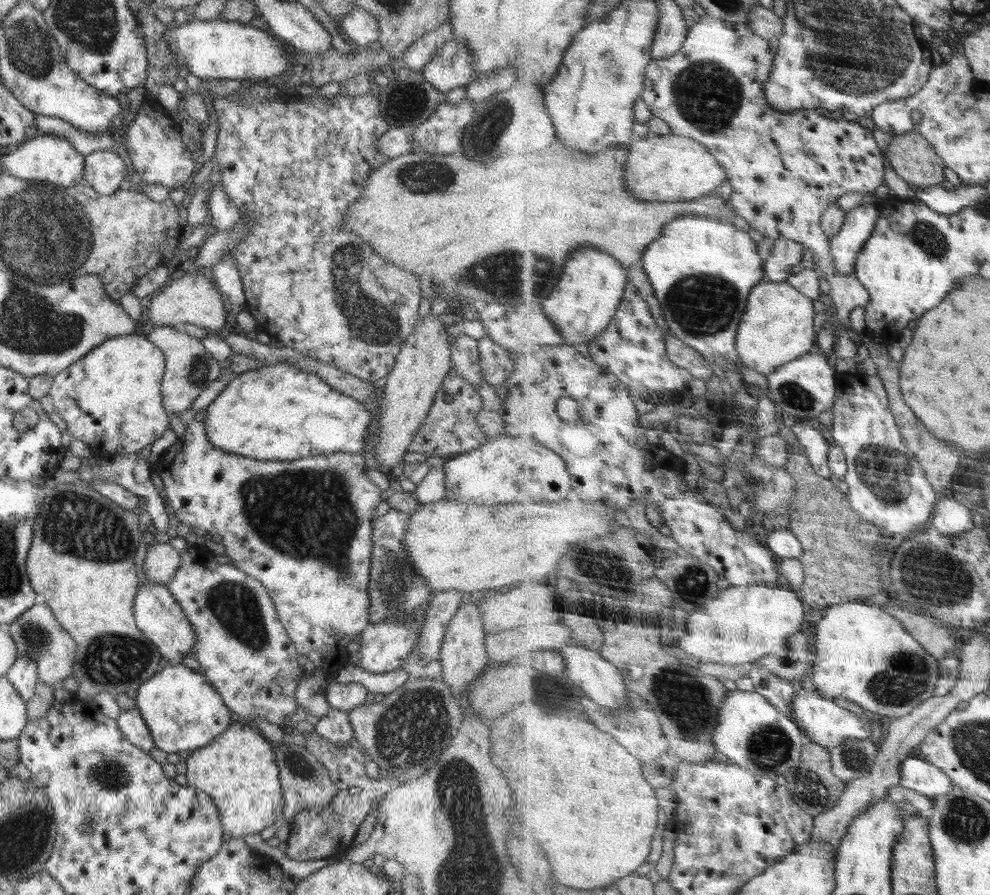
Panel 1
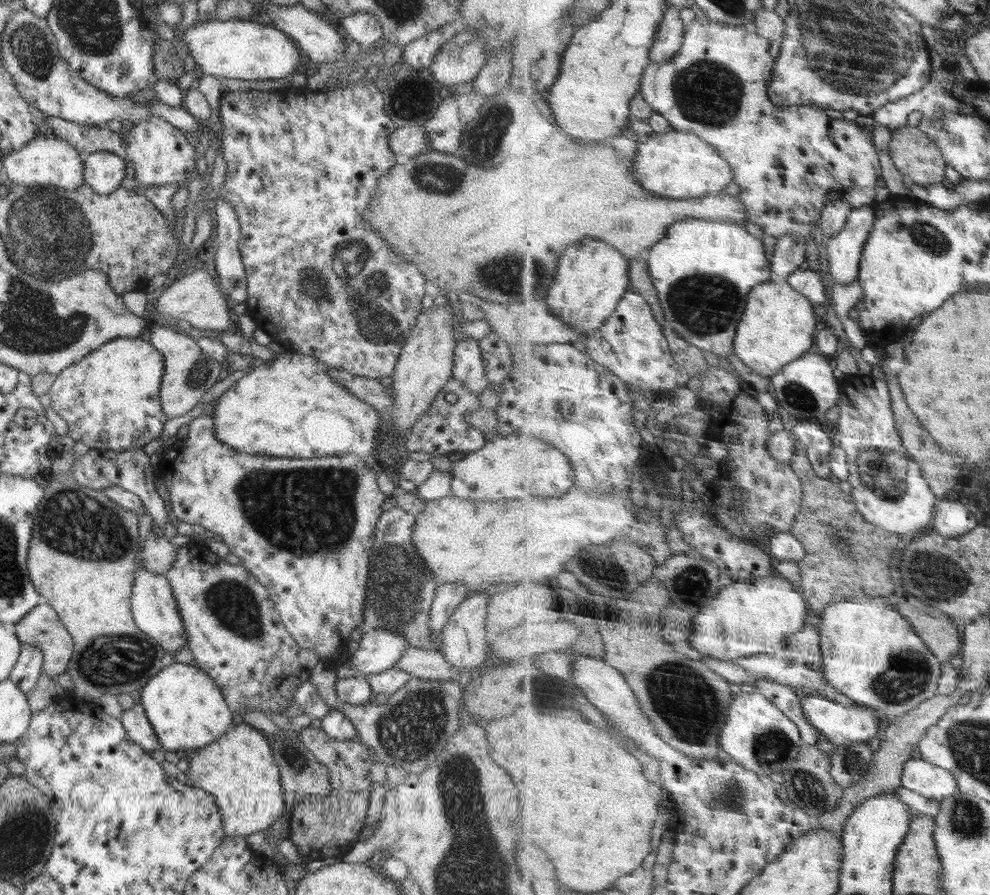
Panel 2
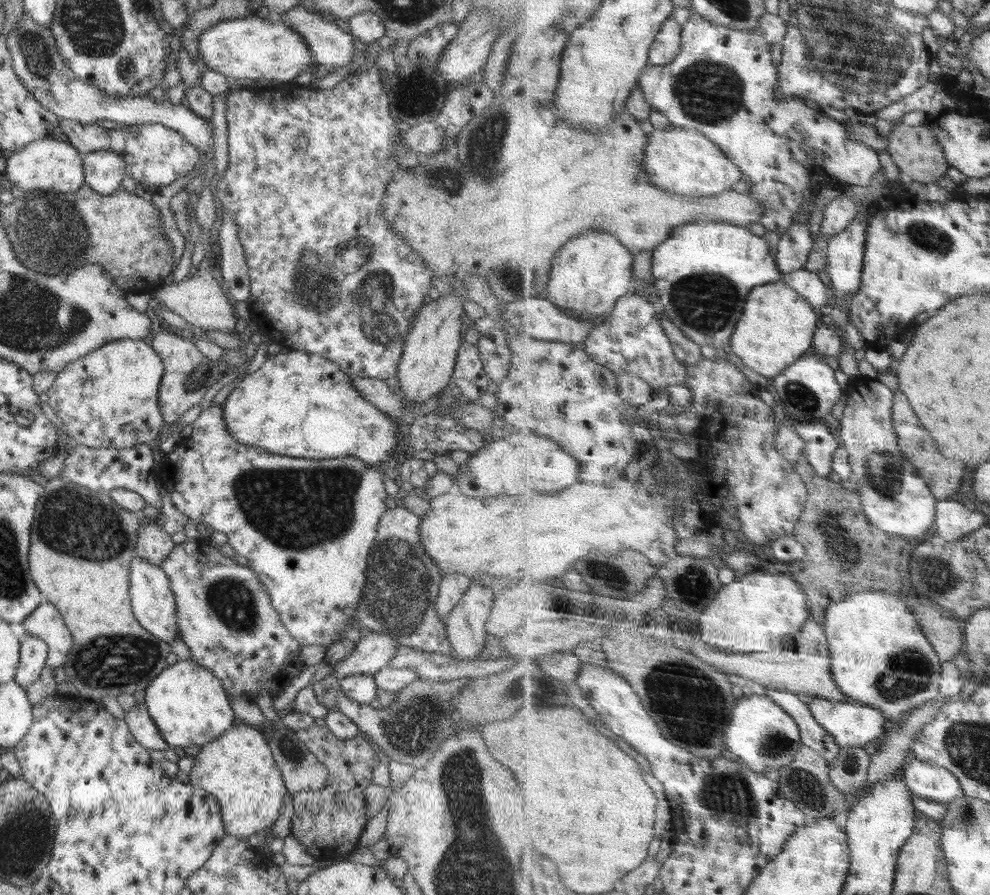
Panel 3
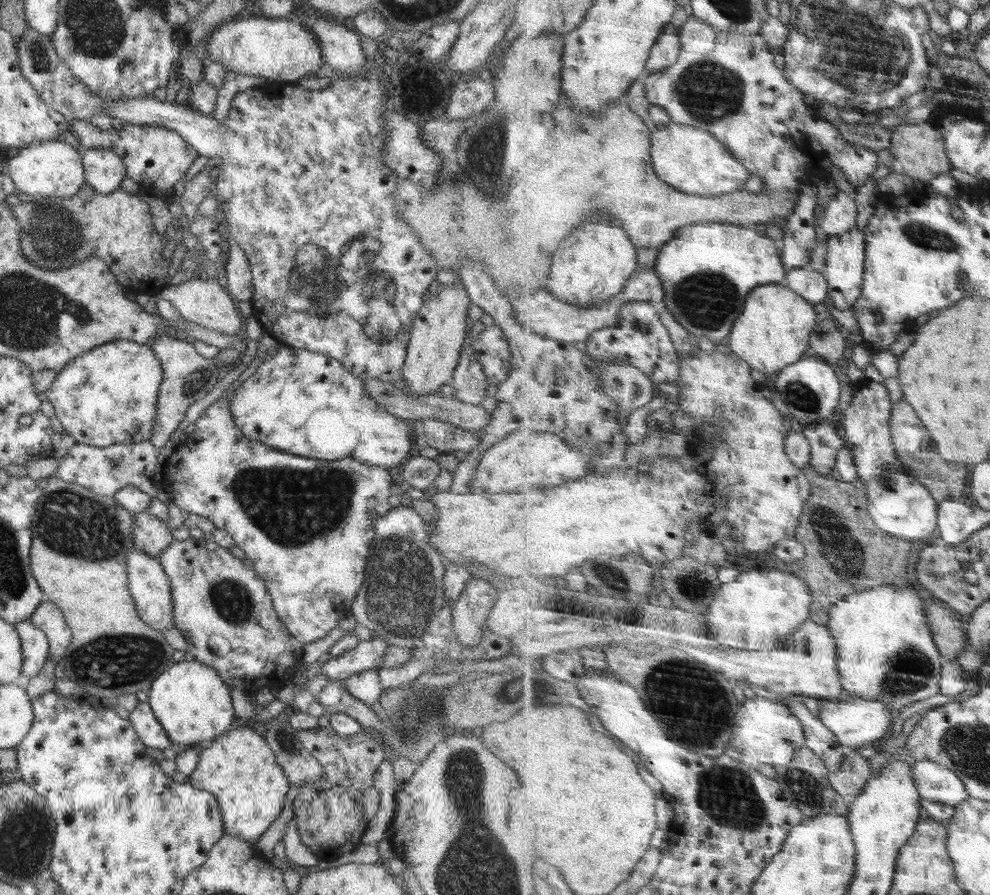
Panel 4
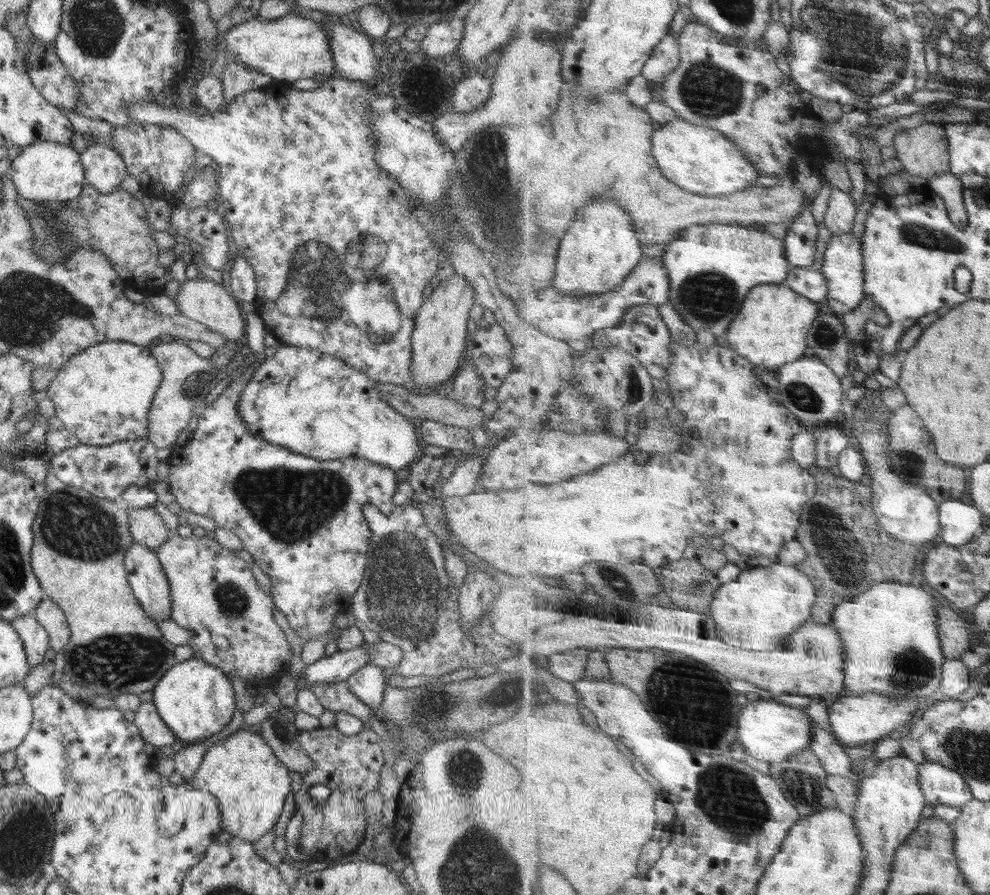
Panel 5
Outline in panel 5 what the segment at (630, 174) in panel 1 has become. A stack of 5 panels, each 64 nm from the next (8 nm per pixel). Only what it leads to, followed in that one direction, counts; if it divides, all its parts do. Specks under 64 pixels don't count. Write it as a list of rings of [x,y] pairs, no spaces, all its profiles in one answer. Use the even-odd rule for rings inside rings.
[[[686,119],[662,126],[653,137],[655,157],[664,175],[684,189],[708,196],[730,195],[755,188],[763,177],[760,167],[748,159],[736,141],[720,129],[697,125]]]

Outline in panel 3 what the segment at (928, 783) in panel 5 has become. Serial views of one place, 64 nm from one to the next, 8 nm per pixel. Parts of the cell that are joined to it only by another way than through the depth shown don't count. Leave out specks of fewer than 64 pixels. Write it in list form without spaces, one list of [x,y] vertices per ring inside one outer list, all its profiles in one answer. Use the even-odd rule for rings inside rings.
[[[916,759],[906,767],[906,781],[916,797],[952,803],[965,796],[962,781],[948,768]]]

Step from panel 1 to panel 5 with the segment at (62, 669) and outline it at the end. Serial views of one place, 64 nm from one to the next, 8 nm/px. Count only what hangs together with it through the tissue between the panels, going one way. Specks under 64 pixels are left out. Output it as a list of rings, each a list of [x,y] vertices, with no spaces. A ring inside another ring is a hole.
[[[44,598],[33,612],[36,620],[46,629],[49,646],[59,655],[70,640],[68,622],[63,610],[50,598]]]

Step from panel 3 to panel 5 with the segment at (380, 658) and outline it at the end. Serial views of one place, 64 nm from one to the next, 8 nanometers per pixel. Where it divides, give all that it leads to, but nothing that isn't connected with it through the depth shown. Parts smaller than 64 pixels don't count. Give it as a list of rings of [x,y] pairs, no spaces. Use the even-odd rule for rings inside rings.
[[[368,643],[344,652],[336,652],[332,656],[323,656],[314,664],[306,666],[302,679],[306,689],[320,684],[333,684],[338,681],[346,681],[356,670],[370,664],[367,654]]]

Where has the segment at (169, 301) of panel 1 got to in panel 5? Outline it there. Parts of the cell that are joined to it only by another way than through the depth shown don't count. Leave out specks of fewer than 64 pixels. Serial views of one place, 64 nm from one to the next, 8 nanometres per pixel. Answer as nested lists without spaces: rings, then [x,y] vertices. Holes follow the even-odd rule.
[[[196,278],[188,280],[180,286],[178,295],[174,296],[180,313],[195,322],[202,323],[210,330],[224,336],[226,341],[243,343],[244,339],[244,314],[240,302],[225,288],[209,278]]]

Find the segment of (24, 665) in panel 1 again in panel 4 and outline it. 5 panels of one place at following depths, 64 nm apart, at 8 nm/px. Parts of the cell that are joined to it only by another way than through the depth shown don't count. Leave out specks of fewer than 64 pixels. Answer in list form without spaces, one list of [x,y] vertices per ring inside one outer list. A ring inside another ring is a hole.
[[[24,619],[14,625],[21,640],[24,656],[23,675],[33,678],[45,664],[49,656],[49,642],[42,629],[32,625],[30,619]]]

